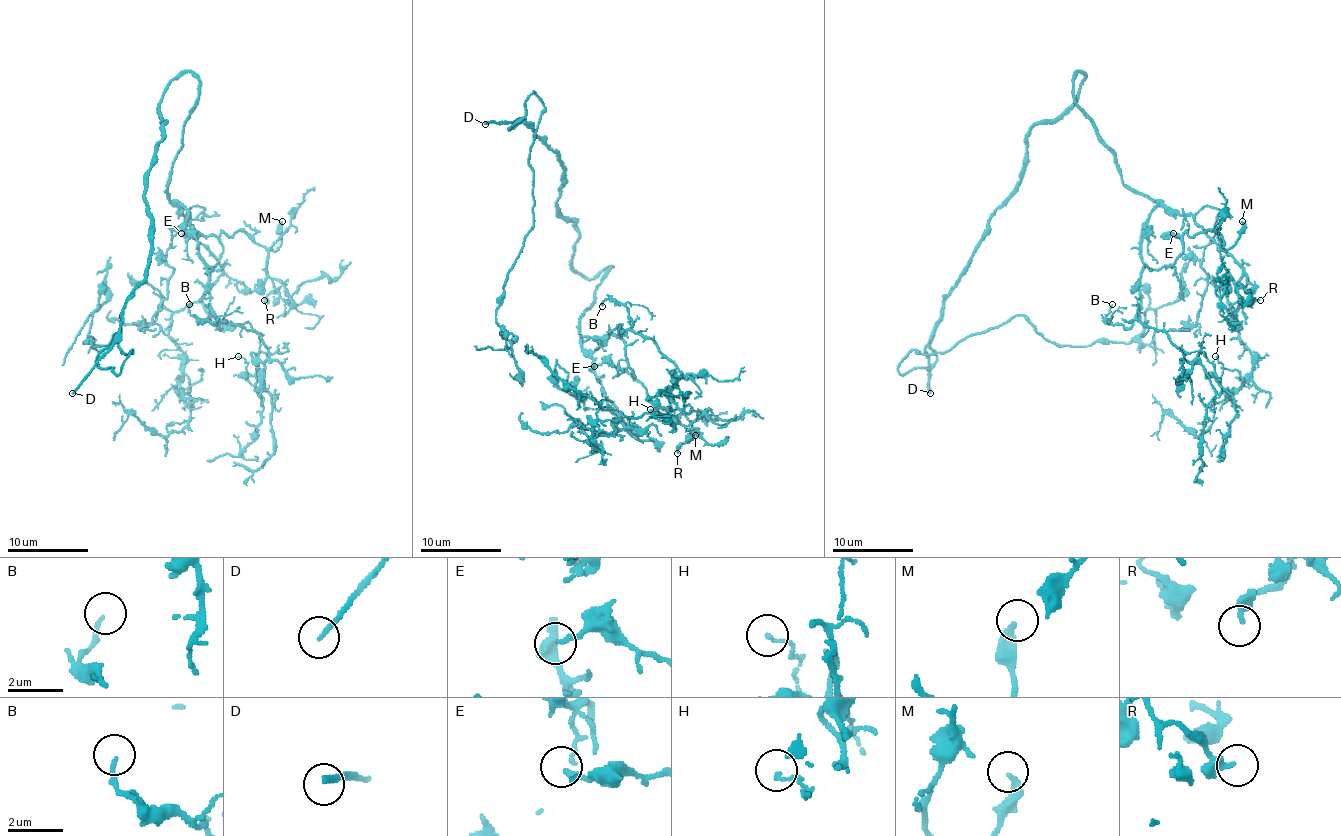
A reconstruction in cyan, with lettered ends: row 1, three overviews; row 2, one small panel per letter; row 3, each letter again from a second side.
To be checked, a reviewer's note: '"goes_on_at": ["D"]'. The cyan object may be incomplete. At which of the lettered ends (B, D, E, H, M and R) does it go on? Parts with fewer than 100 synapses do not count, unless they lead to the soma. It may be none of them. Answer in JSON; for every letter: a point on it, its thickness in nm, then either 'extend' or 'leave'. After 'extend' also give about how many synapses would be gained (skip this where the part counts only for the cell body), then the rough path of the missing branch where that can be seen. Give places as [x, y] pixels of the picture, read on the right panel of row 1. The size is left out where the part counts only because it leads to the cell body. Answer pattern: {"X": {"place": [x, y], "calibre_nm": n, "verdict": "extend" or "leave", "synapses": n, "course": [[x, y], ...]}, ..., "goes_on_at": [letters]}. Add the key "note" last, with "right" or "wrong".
{"B": {"place": [1112, 304], "calibre_nm": 140, "verdict": "leave"}, "D": {"place": [930, 393], "calibre_nm": 190, "verdict": "extend", "course": [[930, 393], [935, 413], [945, 425], [955, 435], [973, 439], [983, 451], [985, 479]]}, "E": {"place": [1173, 233], "calibre_nm": 180, "verdict": "leave"}, "H": {"place": [1215, 356], "calibre_nm": 110, "verdict": "leave"}, "M": {"place": [1242, 221], "calibre_nm": 280, "verdict": "leave"}, "R": {"place": [1260, 300], "calibre_nm": 240, "verdict": "leave"}, "goes_on_at": ["D"], "note": "right"}

